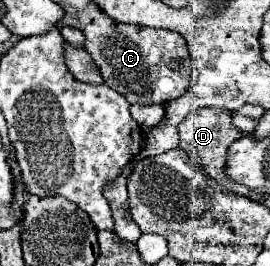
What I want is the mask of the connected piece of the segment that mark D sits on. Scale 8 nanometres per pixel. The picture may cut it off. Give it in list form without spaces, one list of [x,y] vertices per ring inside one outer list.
[[[196,108],[194,112],[190,112],[184,122],[178,126],[180,132],[180,148],[186,150],[186,154],[190,156],[190,160],[194,164],[200,164],[204,168],[204,174],[210,176],[212,180],[220,182],[226,190],[238,194],[238,196],[246,196],[248,188],[228,180],[224,168],[226,168],[226,150],[230,146],[230,142],[238,140],[242,134],[240,130],[232,124],[232,114],[230,110],[222,110],[222,108]]]

